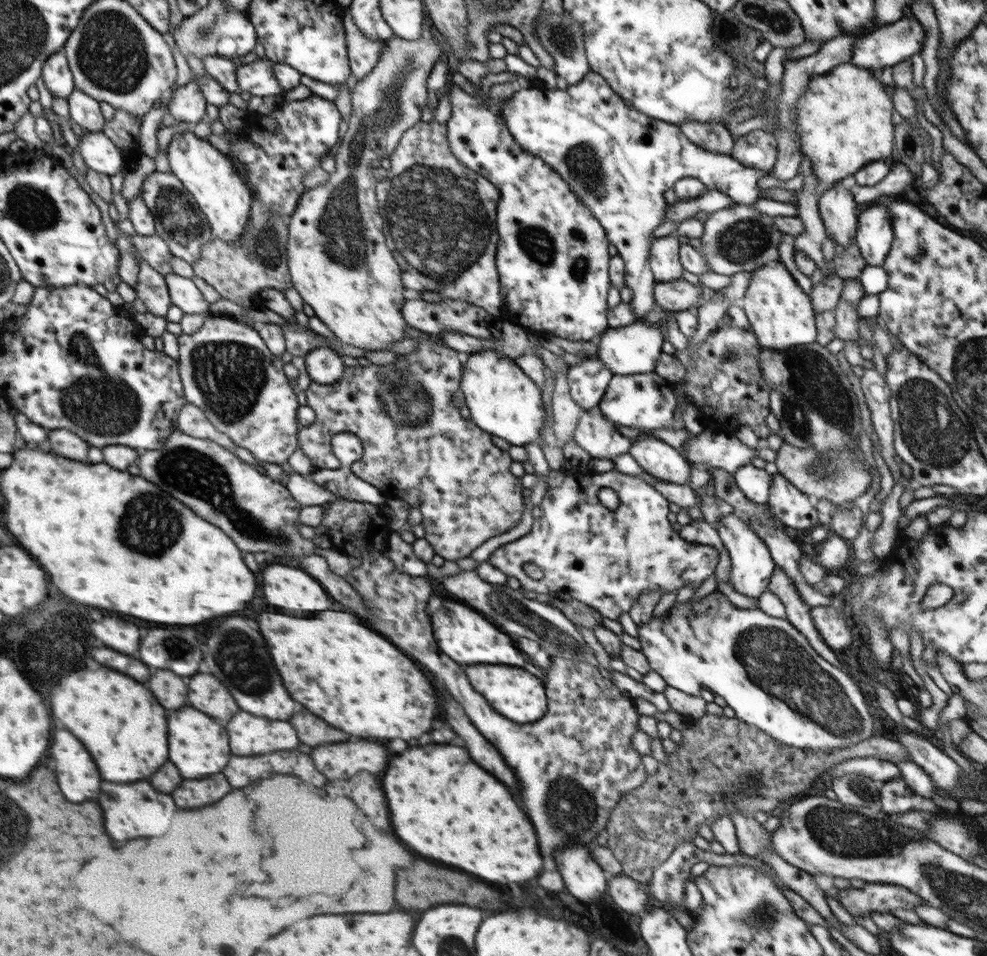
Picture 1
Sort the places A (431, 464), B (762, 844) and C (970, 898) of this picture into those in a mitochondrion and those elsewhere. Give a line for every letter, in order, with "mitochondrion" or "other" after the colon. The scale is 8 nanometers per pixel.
A: other
B: other
C: mitochondrion

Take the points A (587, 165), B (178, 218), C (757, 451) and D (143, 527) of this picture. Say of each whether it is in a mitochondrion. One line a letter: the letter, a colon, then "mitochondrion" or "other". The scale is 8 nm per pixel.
A: mitochondrion
B: mitochondrion
C: other
D: mitochondrion

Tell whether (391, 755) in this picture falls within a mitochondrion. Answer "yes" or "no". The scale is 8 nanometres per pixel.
no

